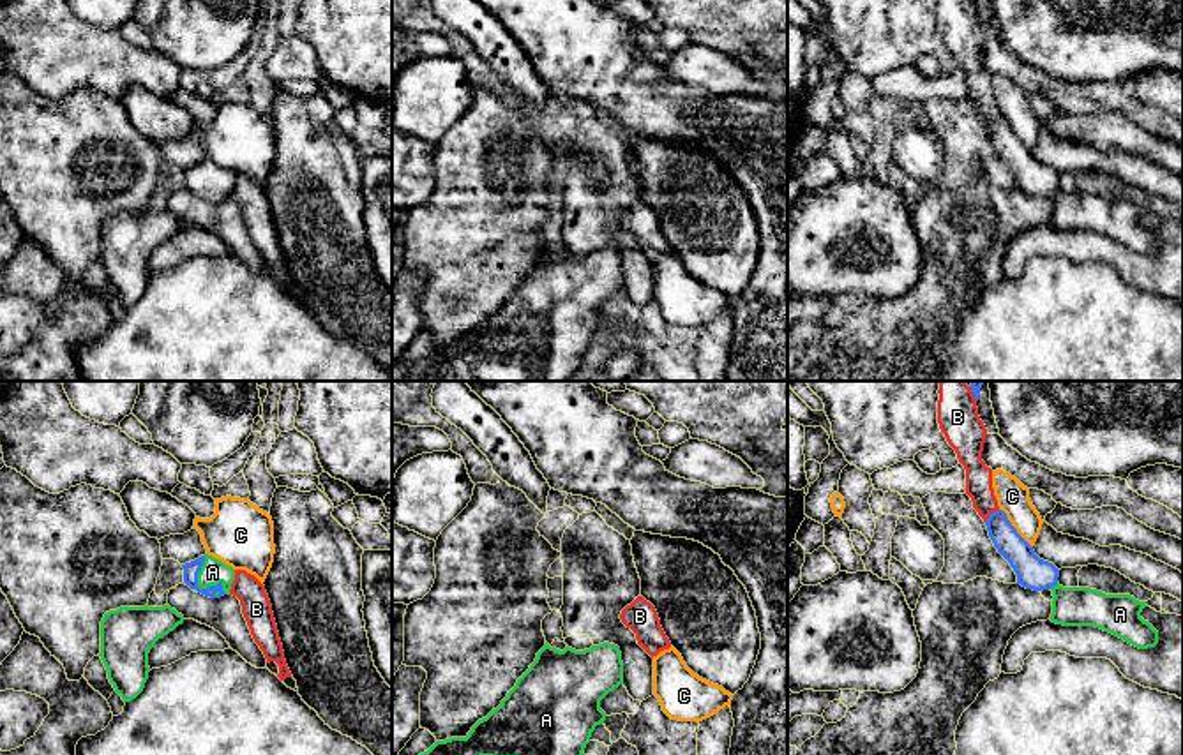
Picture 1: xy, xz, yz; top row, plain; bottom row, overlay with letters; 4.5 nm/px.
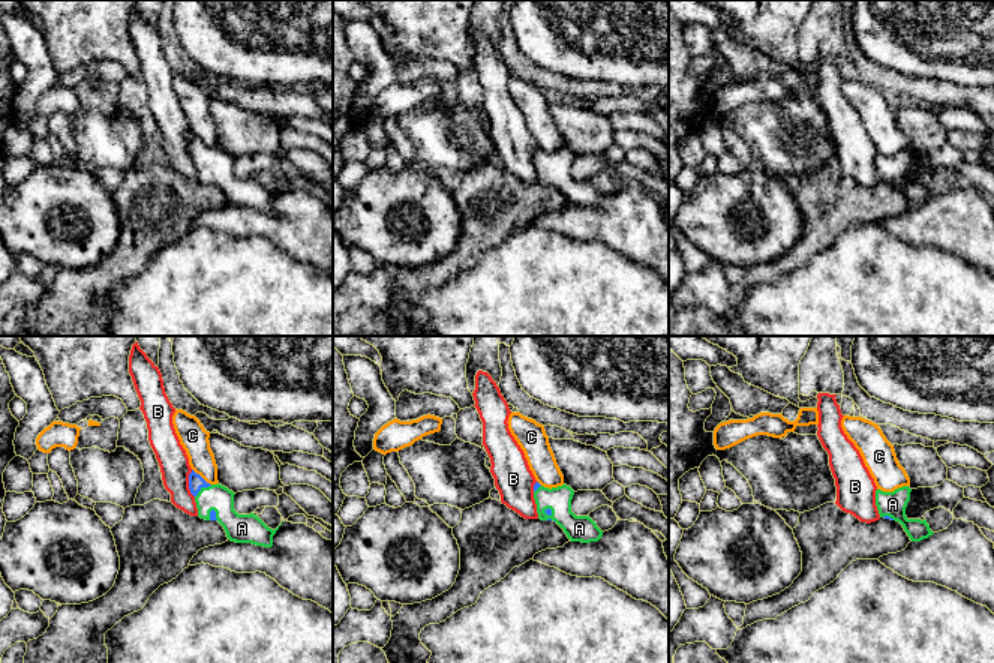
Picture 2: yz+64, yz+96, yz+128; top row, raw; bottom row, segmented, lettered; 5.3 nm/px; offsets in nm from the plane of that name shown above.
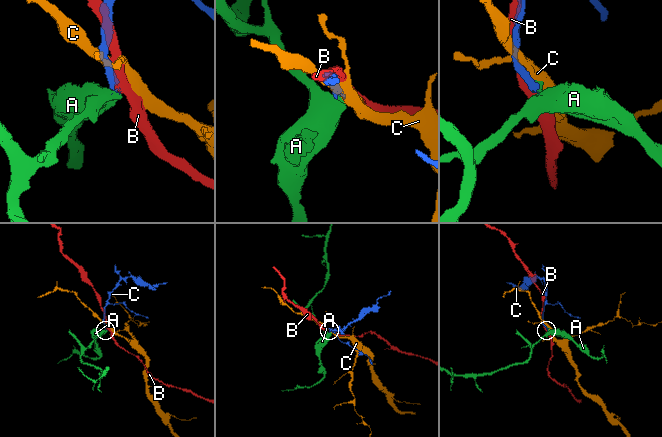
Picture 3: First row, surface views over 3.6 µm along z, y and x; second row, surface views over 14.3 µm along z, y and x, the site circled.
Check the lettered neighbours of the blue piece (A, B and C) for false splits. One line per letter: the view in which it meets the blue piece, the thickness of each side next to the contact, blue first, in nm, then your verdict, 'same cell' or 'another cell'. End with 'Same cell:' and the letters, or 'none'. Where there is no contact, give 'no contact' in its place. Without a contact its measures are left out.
A: contact in xy; calibres 70 and 120 nm; same cell
B: contact in yz; calibres 130 and 130 nm; another cell
C: contact in yz; calibres 150 and 150 nm; another cell
Same cell: A

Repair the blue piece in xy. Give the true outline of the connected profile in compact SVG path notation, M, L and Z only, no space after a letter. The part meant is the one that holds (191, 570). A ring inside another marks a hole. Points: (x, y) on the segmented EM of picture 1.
M208 554L182 564L182 568L184 582L210 598L228 594L235 580L235 570Z

